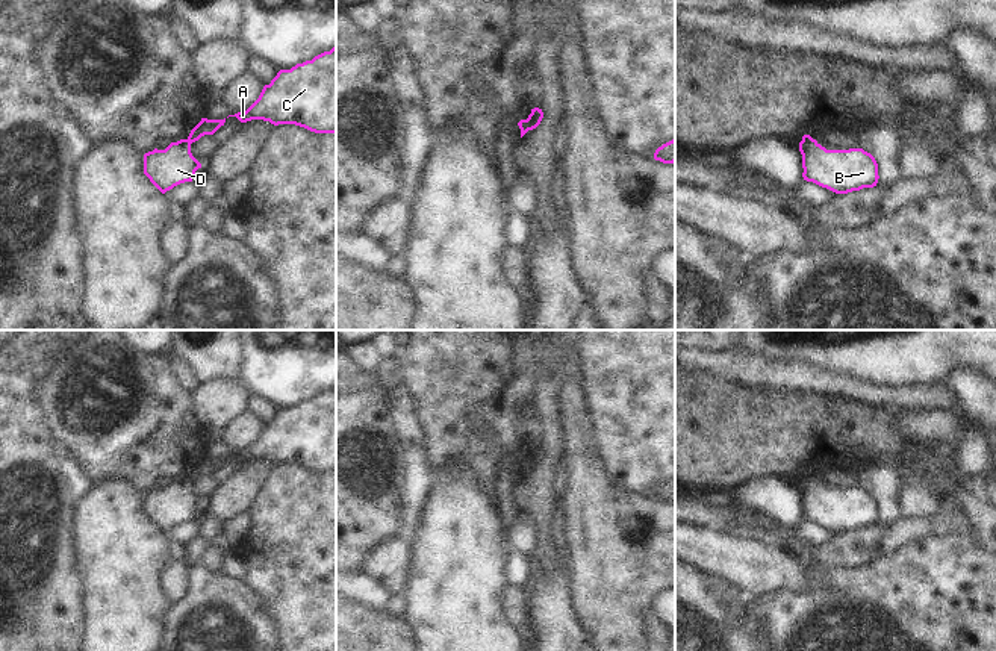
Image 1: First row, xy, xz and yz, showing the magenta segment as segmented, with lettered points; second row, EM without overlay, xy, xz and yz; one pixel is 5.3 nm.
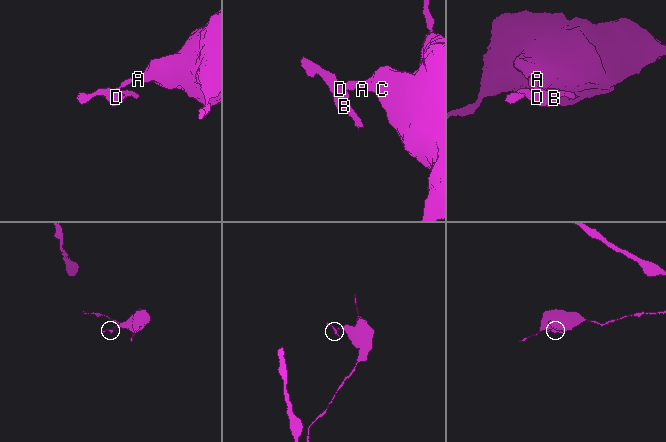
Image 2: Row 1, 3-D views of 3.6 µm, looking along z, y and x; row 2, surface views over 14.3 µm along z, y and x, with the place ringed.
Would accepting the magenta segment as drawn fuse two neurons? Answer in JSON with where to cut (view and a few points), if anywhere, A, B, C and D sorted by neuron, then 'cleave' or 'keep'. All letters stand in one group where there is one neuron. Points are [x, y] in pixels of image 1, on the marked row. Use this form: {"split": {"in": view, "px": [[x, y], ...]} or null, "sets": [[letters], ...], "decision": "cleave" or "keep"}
{"split": {"in": "xy", "px": [[188, 138], [191, 143]]}, "sets": [["A", "C"], ["B", "D"]], "decision": "cleave"}

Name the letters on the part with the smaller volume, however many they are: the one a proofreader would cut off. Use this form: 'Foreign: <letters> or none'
Foreign: B, D

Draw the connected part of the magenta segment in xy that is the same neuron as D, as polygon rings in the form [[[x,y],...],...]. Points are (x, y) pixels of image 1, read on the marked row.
[[[191,141],[171,142],[165,150],[154,148],[144,154],[144,174],[162,192],[192,182],[201,164],[191,153]]]

